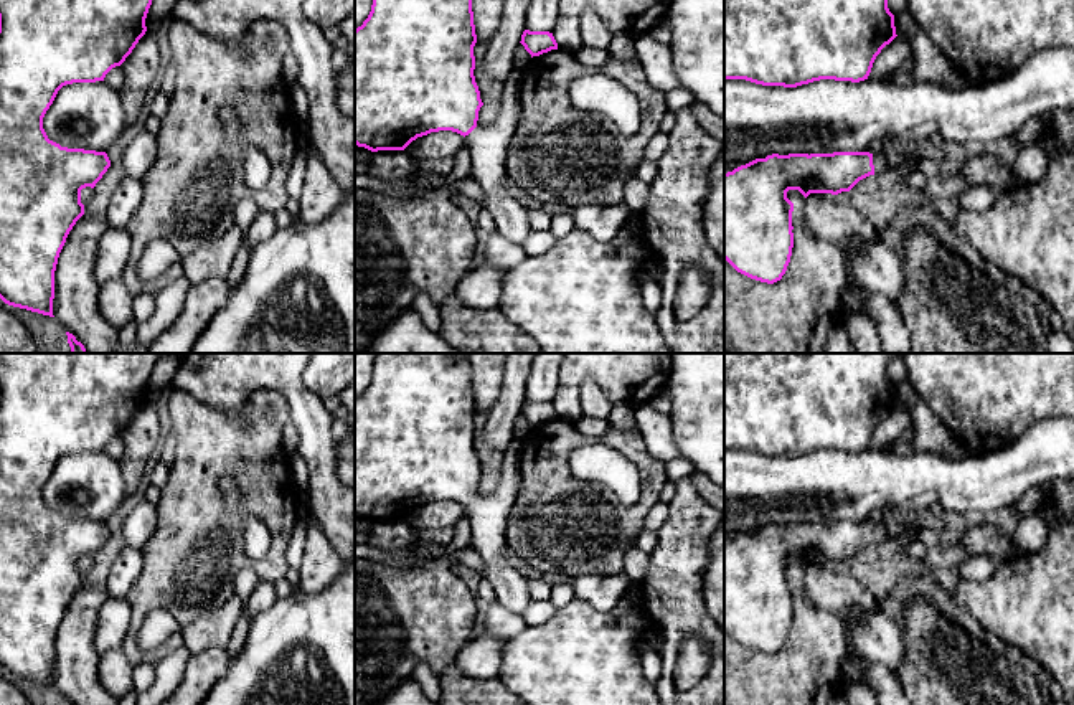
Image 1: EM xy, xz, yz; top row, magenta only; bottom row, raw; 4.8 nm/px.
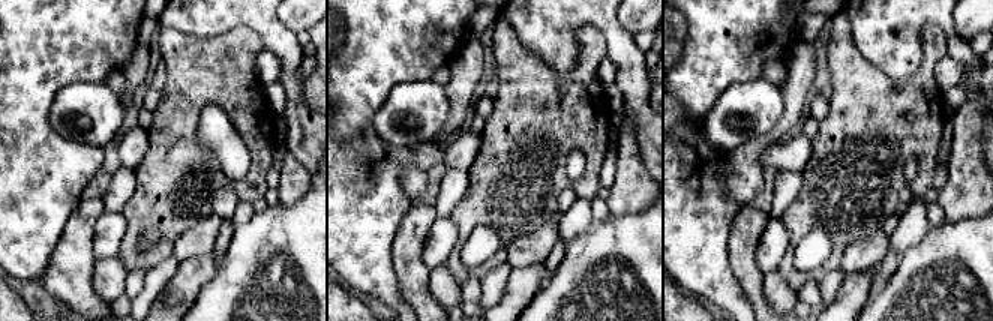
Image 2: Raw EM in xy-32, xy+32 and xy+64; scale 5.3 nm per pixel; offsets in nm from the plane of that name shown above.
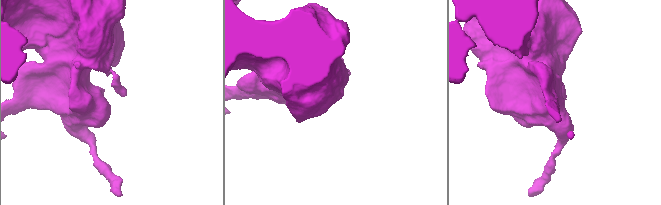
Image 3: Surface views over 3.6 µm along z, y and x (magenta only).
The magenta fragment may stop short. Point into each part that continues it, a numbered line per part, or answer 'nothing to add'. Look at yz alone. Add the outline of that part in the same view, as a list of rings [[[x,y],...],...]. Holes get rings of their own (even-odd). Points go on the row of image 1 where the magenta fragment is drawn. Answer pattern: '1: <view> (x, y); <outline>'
1: yz (881, 167); [[[884,154],[873,155],[874,175],[886,178],[893,170],[889,168]]]

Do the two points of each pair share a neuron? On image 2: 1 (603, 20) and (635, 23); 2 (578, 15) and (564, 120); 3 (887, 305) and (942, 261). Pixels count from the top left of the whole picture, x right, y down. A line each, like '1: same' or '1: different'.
1: different
2: different
3: same

